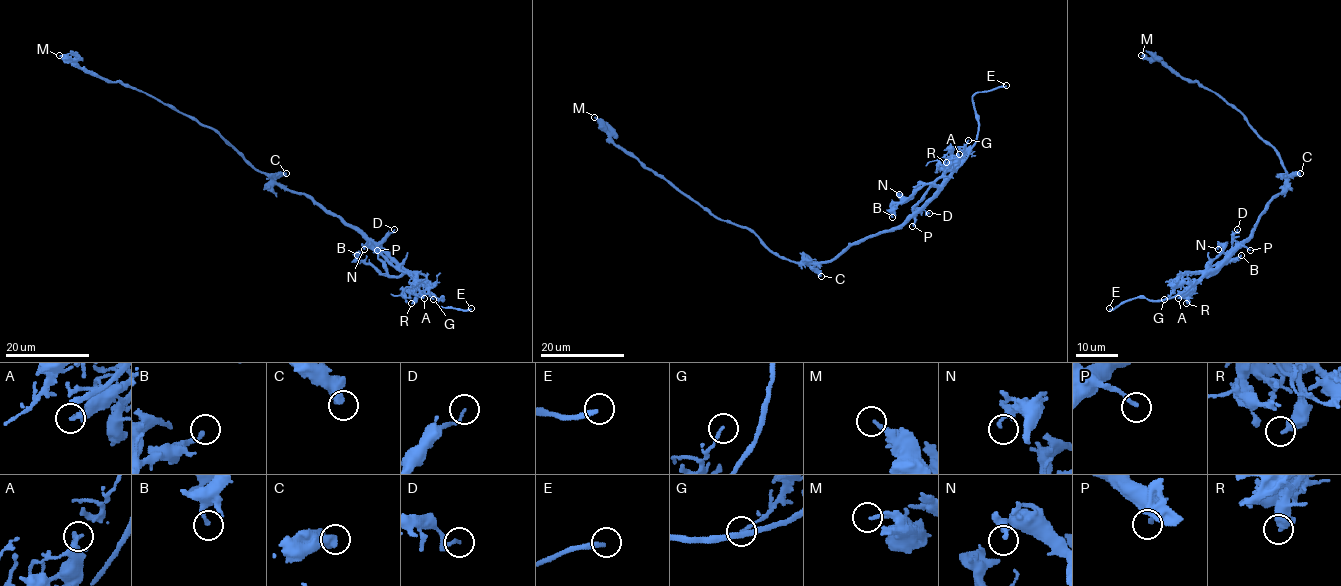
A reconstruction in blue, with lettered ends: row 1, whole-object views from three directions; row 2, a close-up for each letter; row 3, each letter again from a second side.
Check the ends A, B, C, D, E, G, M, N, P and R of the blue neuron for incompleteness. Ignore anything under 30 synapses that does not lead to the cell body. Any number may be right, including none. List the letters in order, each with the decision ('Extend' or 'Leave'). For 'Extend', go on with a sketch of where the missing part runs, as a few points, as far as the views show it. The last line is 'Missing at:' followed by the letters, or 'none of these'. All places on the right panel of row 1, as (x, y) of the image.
A: Leave
B: Leave
C: Leave
D: Leave
E: Extend. Course of what is missing: (1109, 308), (1115, 308), (1110, 315), (1121, 334), (1135, 348)
G: Leave
M: Leave
N: Leave
P: Leave
R: Leave
Missing at: E

